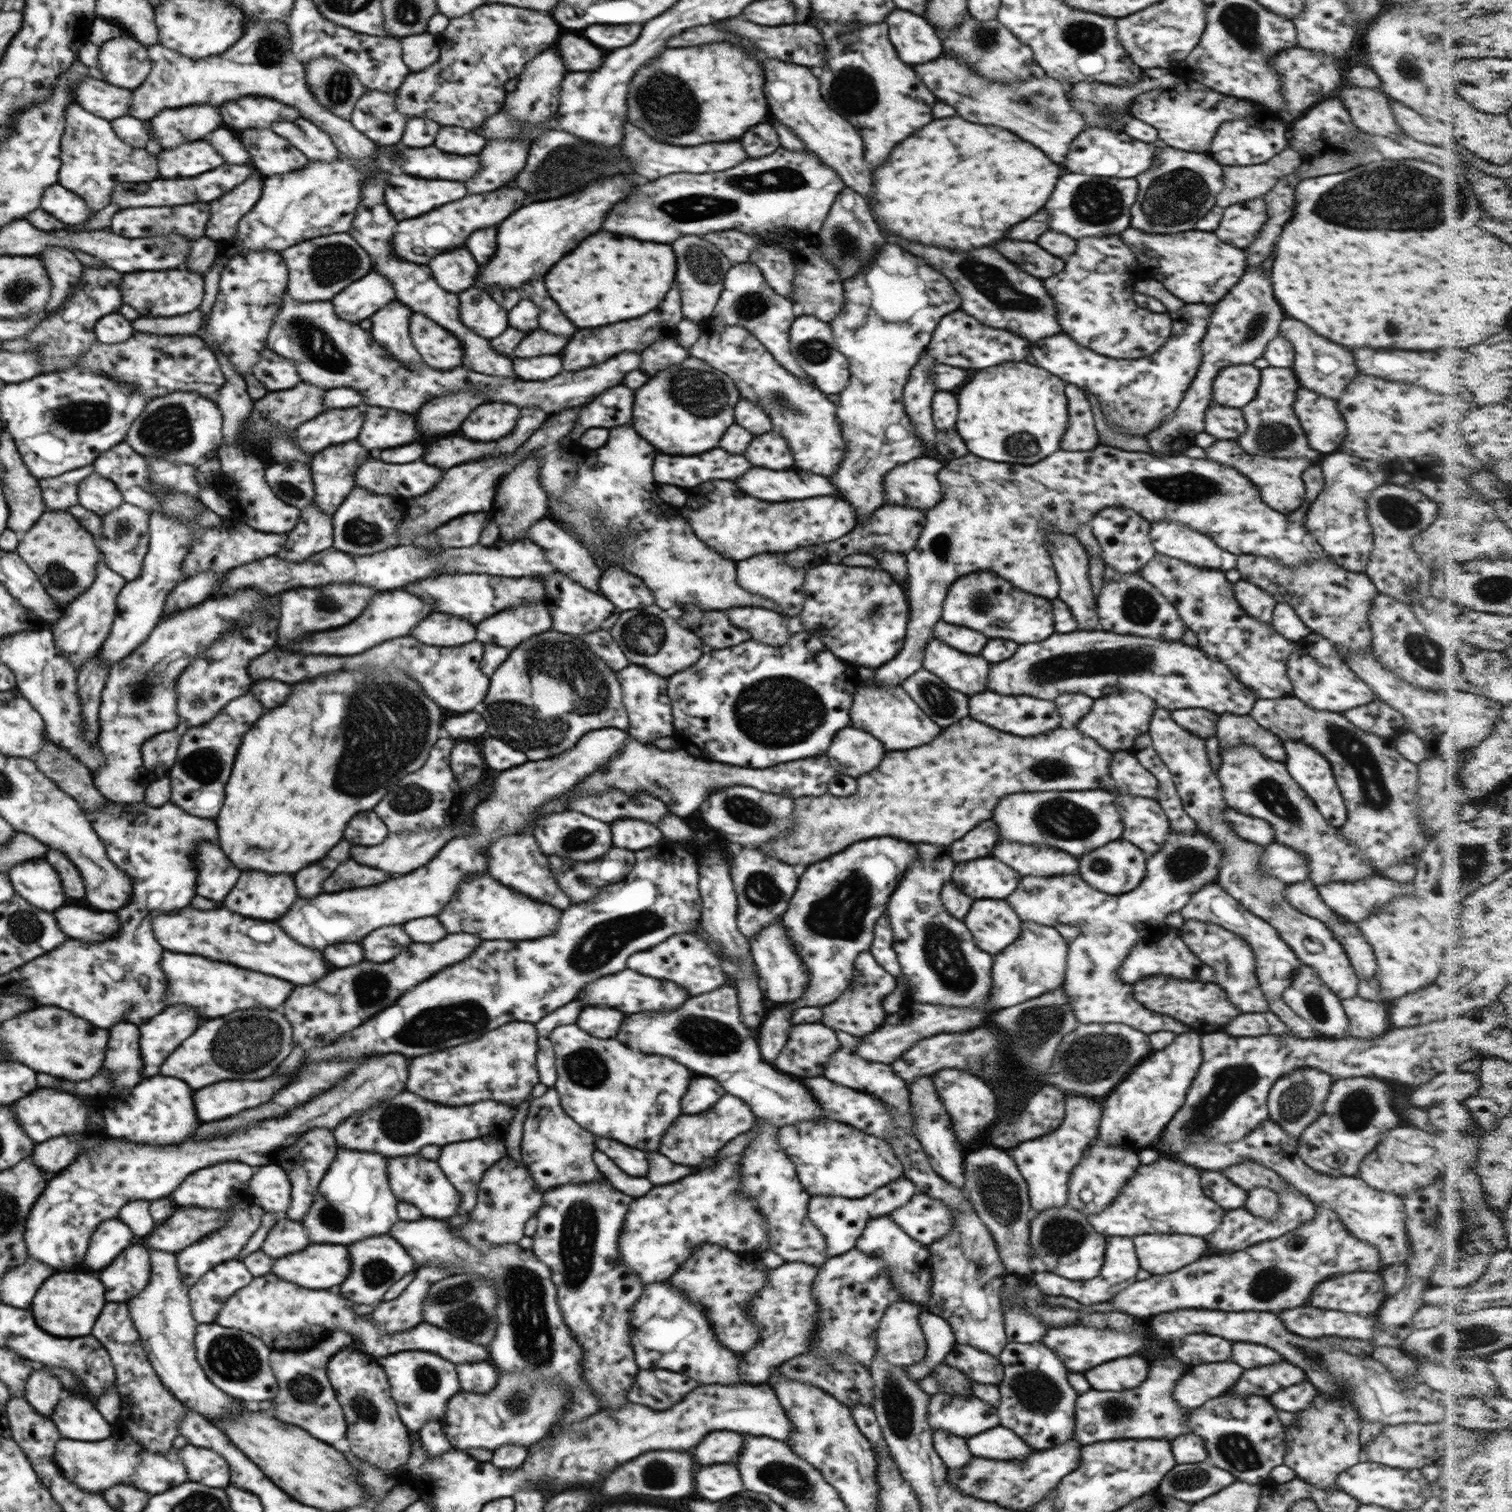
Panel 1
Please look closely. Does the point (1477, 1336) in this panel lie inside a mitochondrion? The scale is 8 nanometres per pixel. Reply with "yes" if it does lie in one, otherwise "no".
yes

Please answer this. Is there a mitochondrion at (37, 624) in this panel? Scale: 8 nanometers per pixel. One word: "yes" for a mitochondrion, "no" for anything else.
no

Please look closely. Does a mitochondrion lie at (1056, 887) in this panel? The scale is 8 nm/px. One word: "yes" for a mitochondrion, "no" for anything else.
no

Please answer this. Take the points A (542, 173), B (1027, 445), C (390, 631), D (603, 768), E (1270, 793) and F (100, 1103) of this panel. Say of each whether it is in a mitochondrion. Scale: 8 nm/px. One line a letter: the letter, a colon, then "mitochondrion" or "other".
A: mitochondrion
B: mitochondrion
C: other
D: other
E: mitochondrion
F: other

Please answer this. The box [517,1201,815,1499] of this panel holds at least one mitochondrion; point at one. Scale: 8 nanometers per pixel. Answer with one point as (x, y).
(654, 1473)

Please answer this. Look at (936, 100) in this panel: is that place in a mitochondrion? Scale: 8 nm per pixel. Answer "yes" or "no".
no

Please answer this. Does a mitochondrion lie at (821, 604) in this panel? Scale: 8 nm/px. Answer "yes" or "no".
no

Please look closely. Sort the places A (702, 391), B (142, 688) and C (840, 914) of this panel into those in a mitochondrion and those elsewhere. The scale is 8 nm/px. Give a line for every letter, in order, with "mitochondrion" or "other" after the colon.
A: mitochondrion
B: mitochondrion
C: mitochondrion

